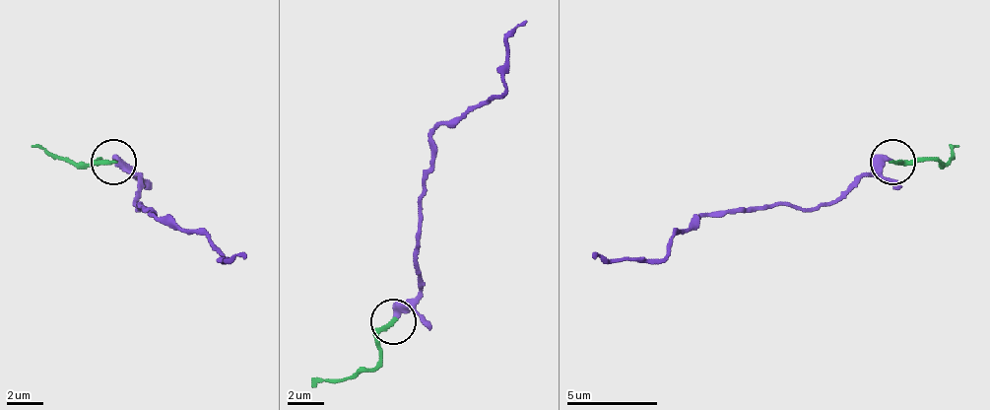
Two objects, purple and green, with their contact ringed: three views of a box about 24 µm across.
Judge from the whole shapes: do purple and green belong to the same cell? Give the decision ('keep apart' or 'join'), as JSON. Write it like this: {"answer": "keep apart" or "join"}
{"answer": "keep apart"}

